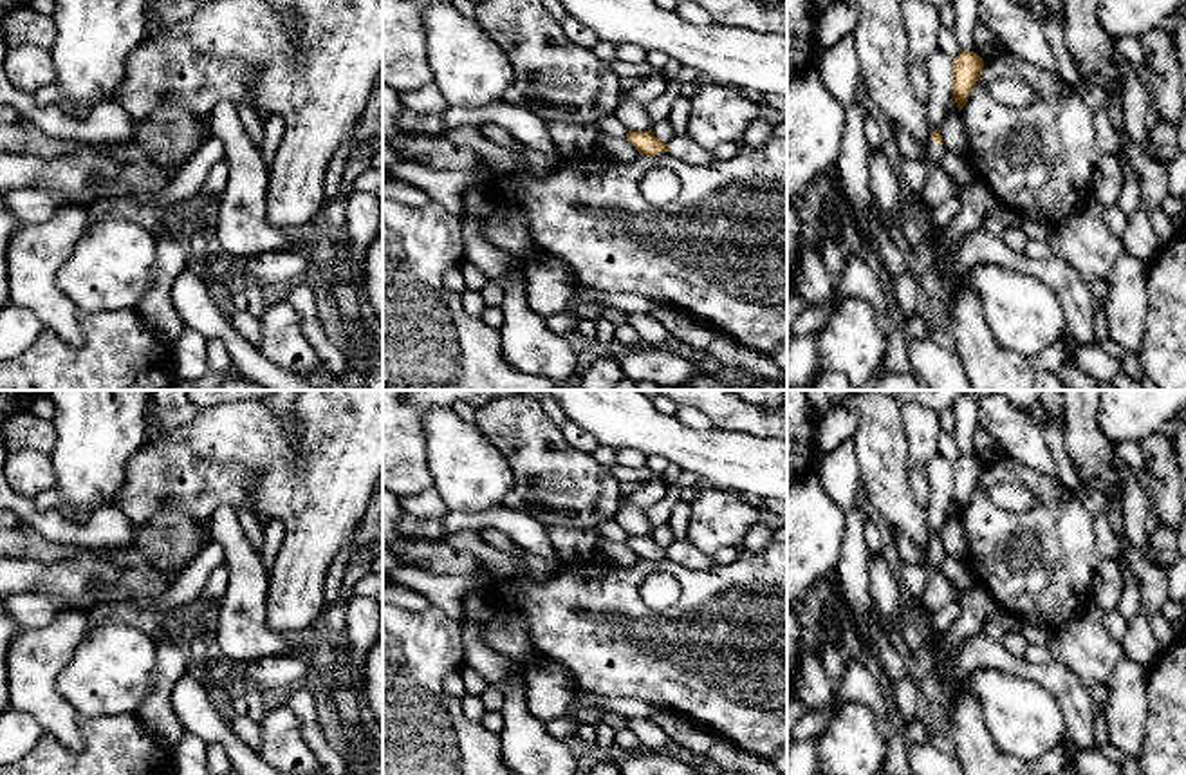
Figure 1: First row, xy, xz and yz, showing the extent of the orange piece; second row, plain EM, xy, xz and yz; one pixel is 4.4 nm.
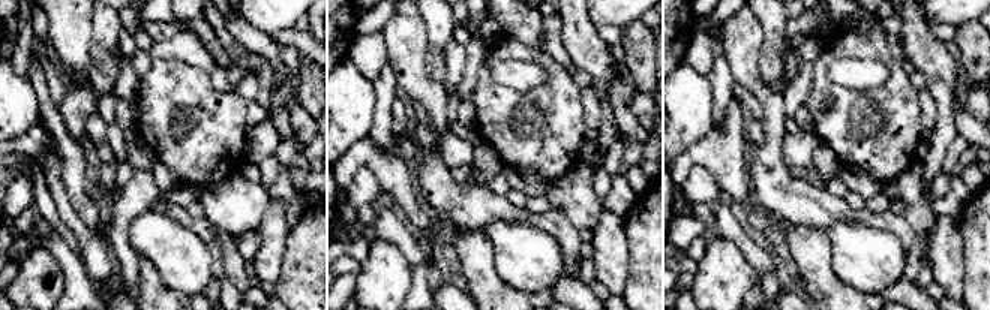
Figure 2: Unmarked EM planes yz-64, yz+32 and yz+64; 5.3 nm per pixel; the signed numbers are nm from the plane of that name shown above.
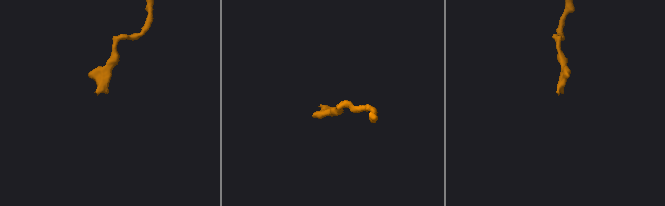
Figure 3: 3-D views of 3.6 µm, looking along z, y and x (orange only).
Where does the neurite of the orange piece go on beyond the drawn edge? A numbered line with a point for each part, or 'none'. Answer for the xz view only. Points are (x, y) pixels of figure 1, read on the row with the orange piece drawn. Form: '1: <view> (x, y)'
none

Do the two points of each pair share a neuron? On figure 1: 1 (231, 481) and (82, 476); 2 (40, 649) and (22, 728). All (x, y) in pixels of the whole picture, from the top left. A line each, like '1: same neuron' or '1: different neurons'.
1: different neurons
2: different neurons

